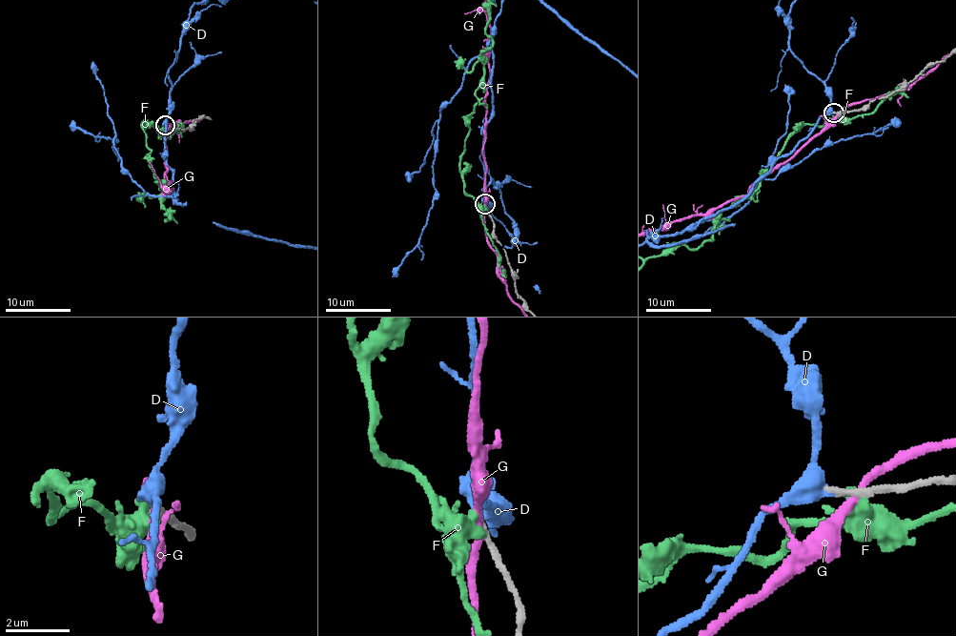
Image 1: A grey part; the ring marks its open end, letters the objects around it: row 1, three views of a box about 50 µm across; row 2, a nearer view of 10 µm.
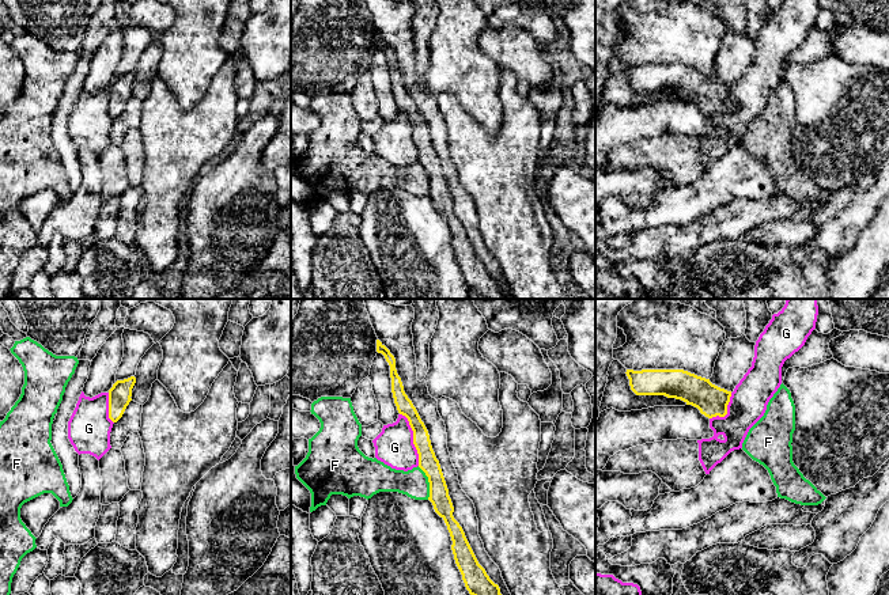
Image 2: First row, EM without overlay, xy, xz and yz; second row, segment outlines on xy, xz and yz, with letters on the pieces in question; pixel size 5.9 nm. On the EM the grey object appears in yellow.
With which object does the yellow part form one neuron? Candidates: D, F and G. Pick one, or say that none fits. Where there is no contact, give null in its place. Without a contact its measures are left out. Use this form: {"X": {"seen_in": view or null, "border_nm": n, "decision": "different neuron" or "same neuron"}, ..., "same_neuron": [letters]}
{"D": {"seen_in": null, "decision": "same neuron"}, "F": {"seen_in": "xz", "border_nm": 220, "decision": "different neuron"}, "G": {"seen_in": "xz", "border_nm": 340, "decision": "different neuron"}, "same_neuron": ["D"]}

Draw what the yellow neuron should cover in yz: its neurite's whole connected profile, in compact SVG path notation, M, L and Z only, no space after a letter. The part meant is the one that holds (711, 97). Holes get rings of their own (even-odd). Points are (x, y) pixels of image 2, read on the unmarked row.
M627 65L631 86L636 91L665 91L684 96L708 114L725 113L731 87L720 84L710 75L684 65Z

